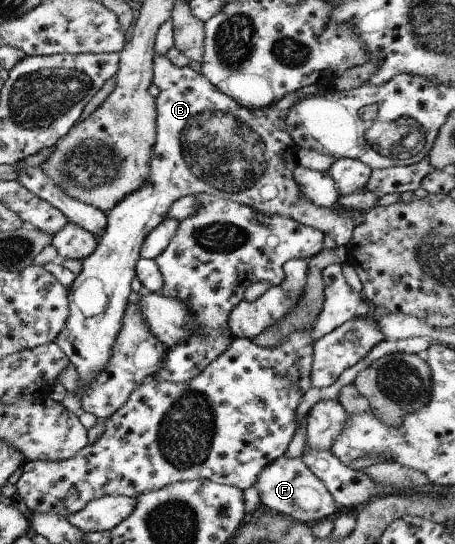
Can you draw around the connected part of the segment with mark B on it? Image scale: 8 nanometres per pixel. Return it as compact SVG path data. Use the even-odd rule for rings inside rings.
M154 52L153 55L153 83L160 89L160 92L155 98L157 107L157 138L156 143L153 147L153 158L151 159L150 166L150 177L146 183L143 183L141 187L134 193L126 196L123 200L120 200L107 214L107 226L104 230L102 237L98 239L98 243L94 253L88 256L86 259L82 260L82 271L76 276L76 279L72 282L72 285L68 287L69 293L69 316L66 318L66 325L64 325L63 330L58 334L55 342L60 346L60 349L67 355L70 363L73 364L75 370L79 373L79 387L75 394L69 394L66 396L61 404L71 412L79 413L81 411L81 395L83 391L93 382L93 379L107 366L111 356L111 347L113 346L114 340L117 338L118 330L121 326L121 321L124 315L124 310L128 305L130 299L133 298L134 292L130 289L130 282L133 277L136 277L135 272L136 262L145 254L146 247L155 233L156 227L162 220L166 219L169 215L171 205L181 197L184 196L197 196L198 194L208 194L213 195L225 200L230 200L242 205L247 205L248 207L253 207L255 210L262 212L266 215L281 215L295 222L301 223L305 226L313 227L314 229L320 230L325 236L330 235L334 239L334 243L337 243L337 247L346 247L349 244L350 239L352 239L353 229L363 222L363 217L351 218L350 216L343 216L337 211L336 203L334 206L322 207L317 206L313 201L310 201L303 193L299 190L296 180L293 178L293 171L295 166L298 165L297 150L298 147L295 145L294 140L290 137L288 130L286 128L286 119L289 114L289 109L300 99L306 96L320 96L324 95L324 89L320 85L308 86L299 89L297 92L292 92L286 94L278 103L274 103L269 108L262 108L259 110L252 111L250 108L242 107L239 103L236 103L231 97L228 97L224 92L221 92L217 87L214 87L212 83L206 79L195 67L191 64L184 67L178 67L174 65L165 55Z

